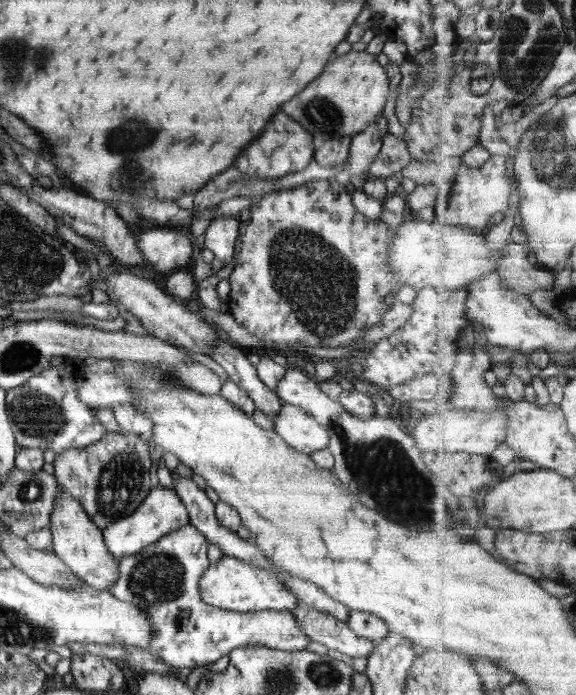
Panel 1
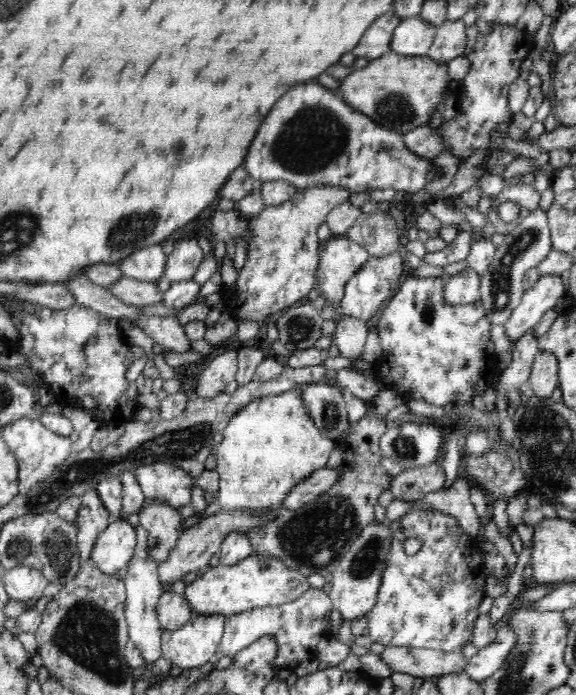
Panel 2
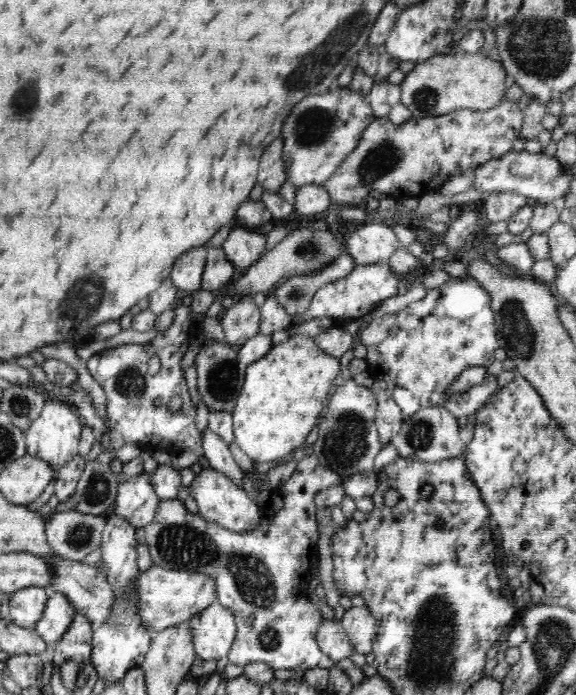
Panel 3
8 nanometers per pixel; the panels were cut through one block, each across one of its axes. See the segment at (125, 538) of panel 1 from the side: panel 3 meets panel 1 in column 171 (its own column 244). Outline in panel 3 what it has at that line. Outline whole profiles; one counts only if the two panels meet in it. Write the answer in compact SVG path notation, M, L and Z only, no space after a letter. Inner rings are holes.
M209 468L195 476L189 486L189 494L198 504L198 514L209 522L220 524L222 528L232 532L248 532L255 530L265 518L265 508L255 504L248 492L223 475L222 472Z

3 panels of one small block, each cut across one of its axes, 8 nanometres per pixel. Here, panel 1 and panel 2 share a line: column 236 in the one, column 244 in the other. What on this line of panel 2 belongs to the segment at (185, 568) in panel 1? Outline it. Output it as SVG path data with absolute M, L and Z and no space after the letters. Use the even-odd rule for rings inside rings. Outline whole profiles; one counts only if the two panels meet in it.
M309 590L298 599L274 606L266 605L230 615L225 619L224 632L218 650L223 656L233 657L237 652L252 644L263 636L270 636L278 643L278 654L274 658L274 666L292 667L304 660L318 659L318 645L330 636L330 612L333 608L330 596L317 590Z

